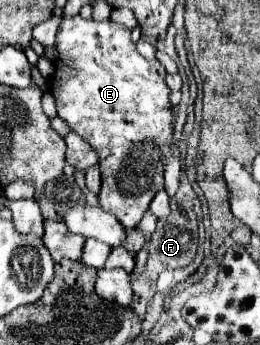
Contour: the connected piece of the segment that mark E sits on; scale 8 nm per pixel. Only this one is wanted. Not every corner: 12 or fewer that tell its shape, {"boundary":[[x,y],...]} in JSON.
{"boundary":[[64,16],[50,94],[126,230],[164,188],[166,70]]}

